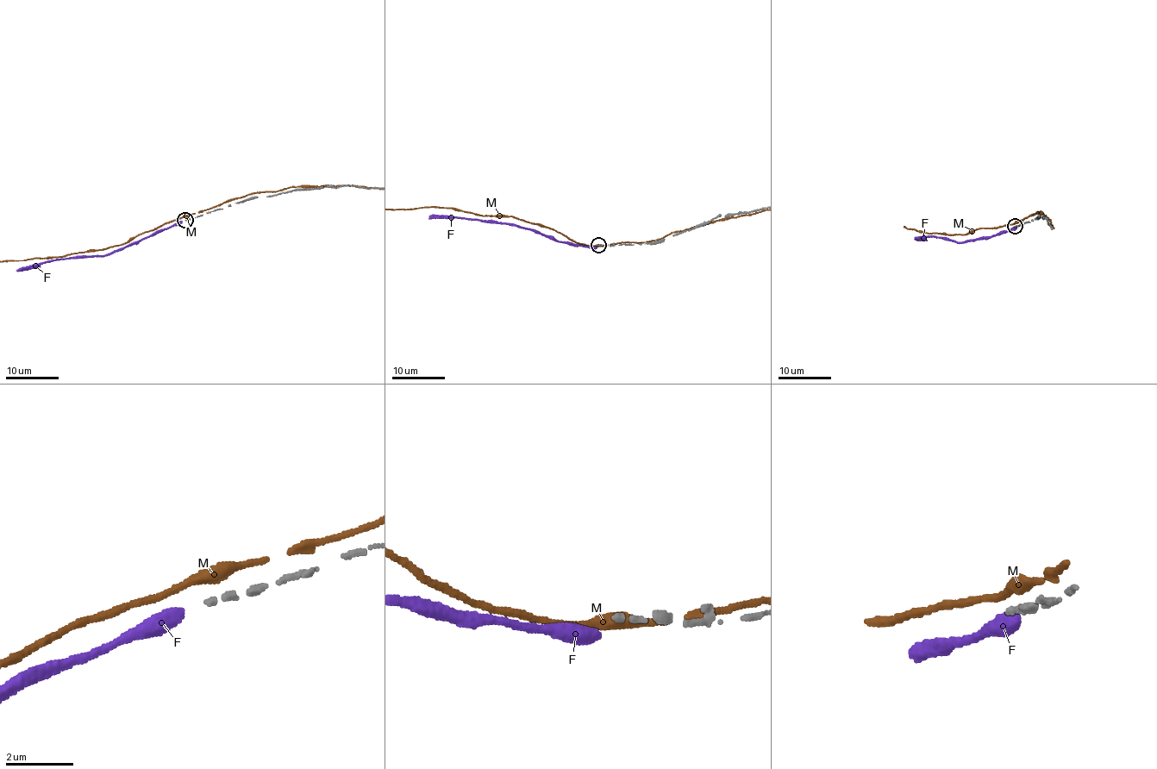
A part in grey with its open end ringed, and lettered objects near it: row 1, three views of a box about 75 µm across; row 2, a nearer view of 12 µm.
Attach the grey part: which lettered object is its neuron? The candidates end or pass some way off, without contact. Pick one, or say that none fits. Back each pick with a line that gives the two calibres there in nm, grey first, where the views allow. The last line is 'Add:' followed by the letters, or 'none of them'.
Add: none of them

